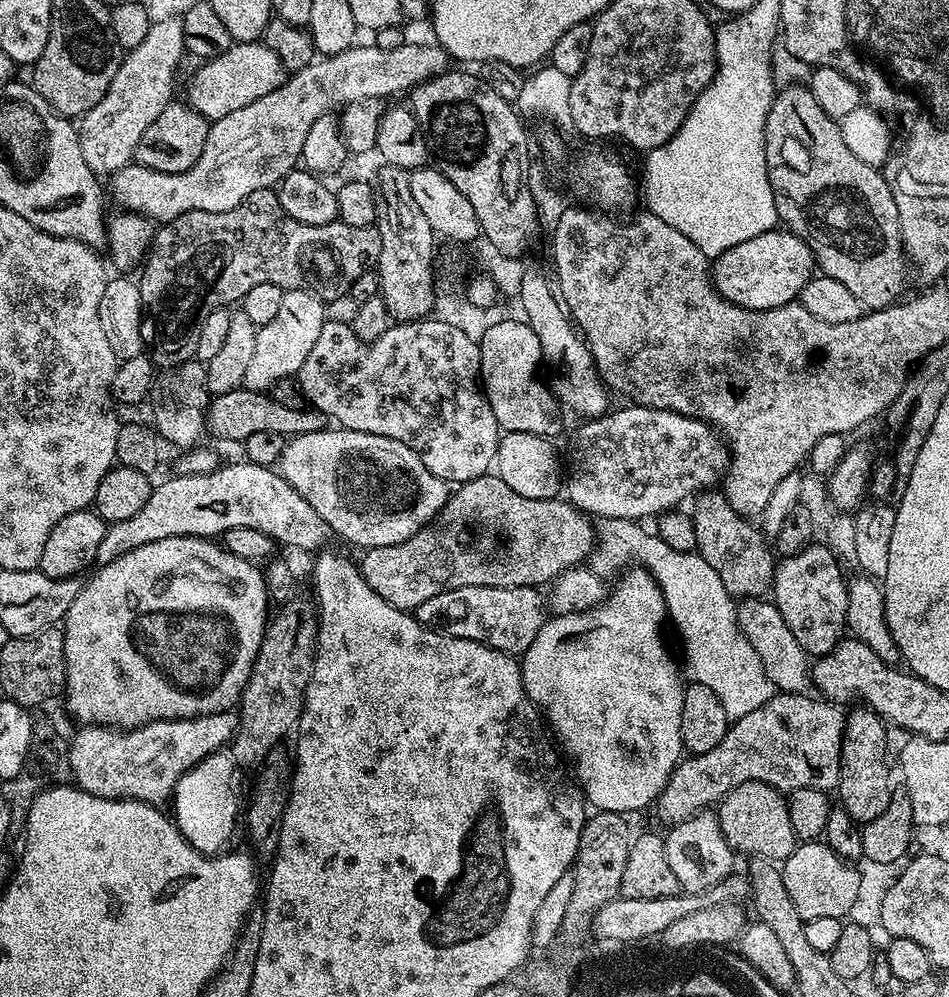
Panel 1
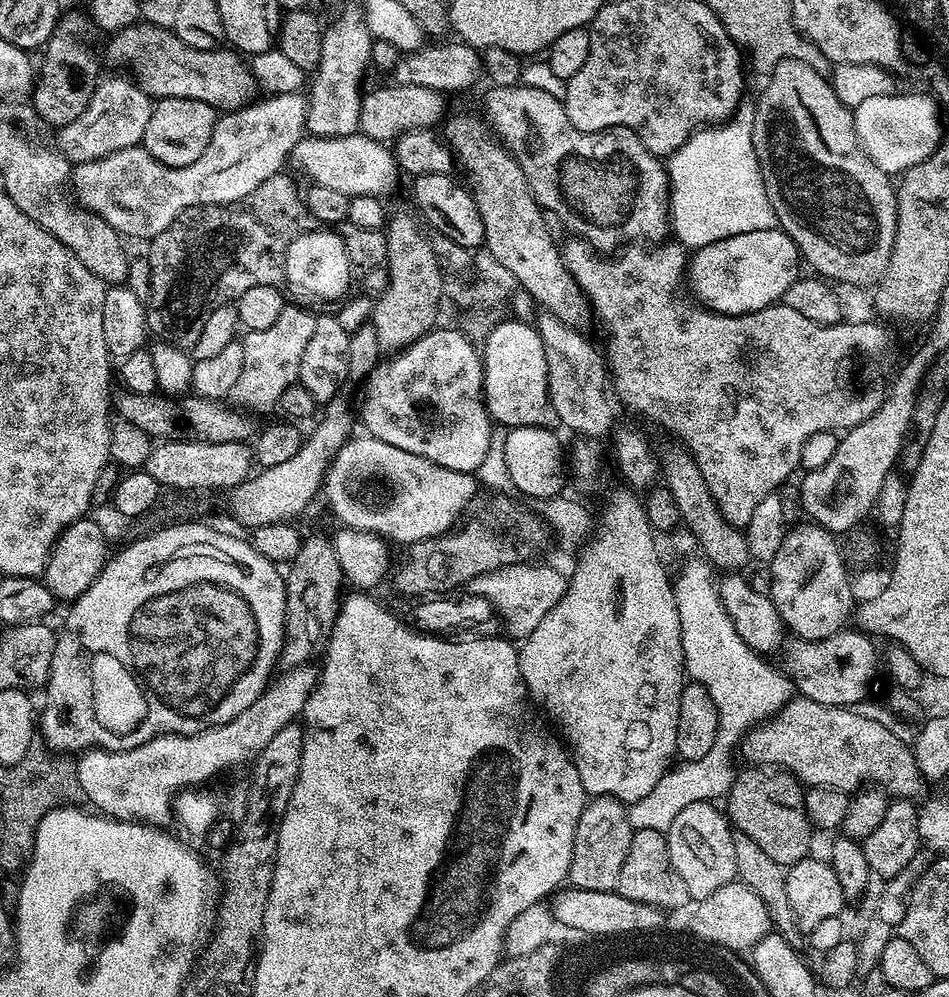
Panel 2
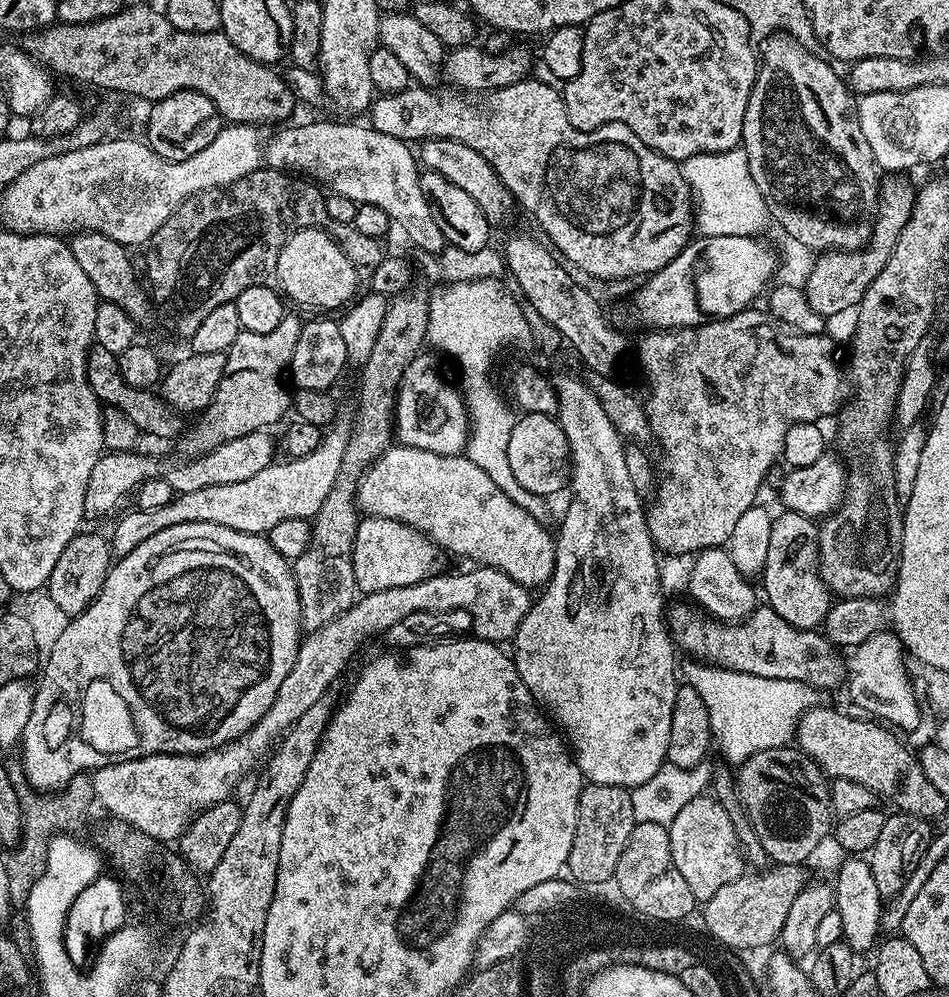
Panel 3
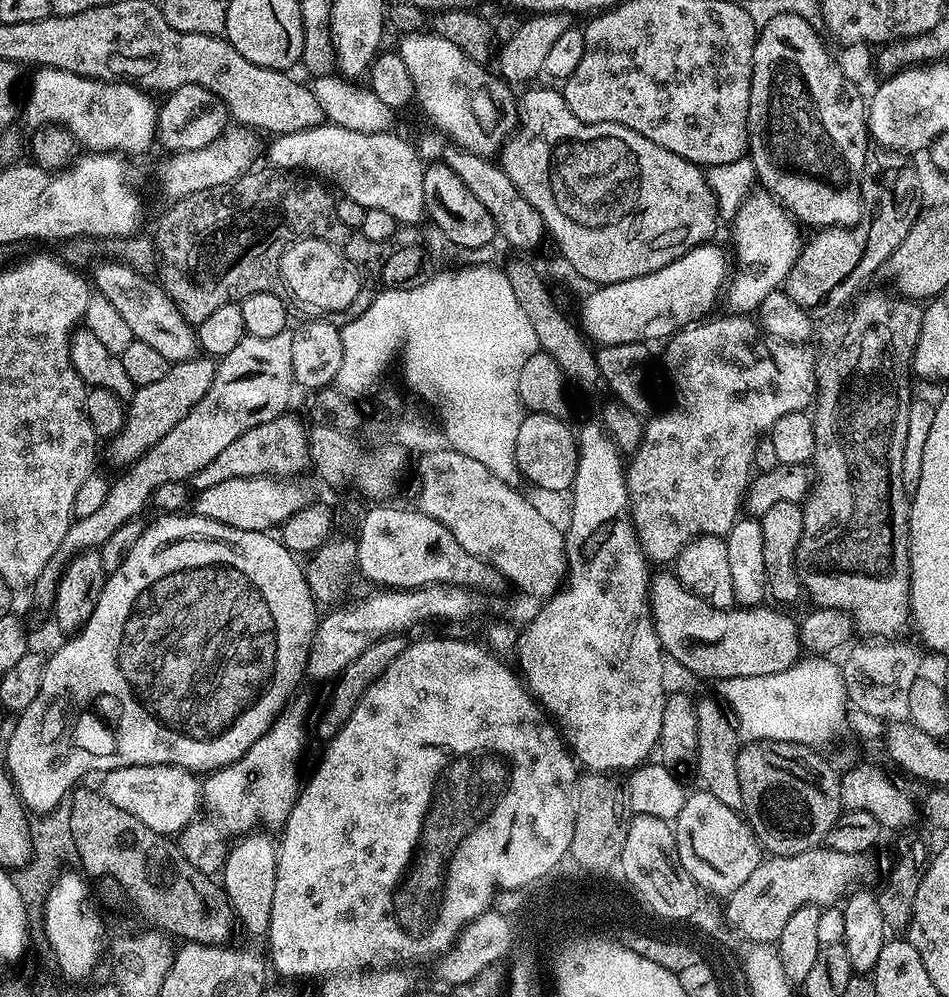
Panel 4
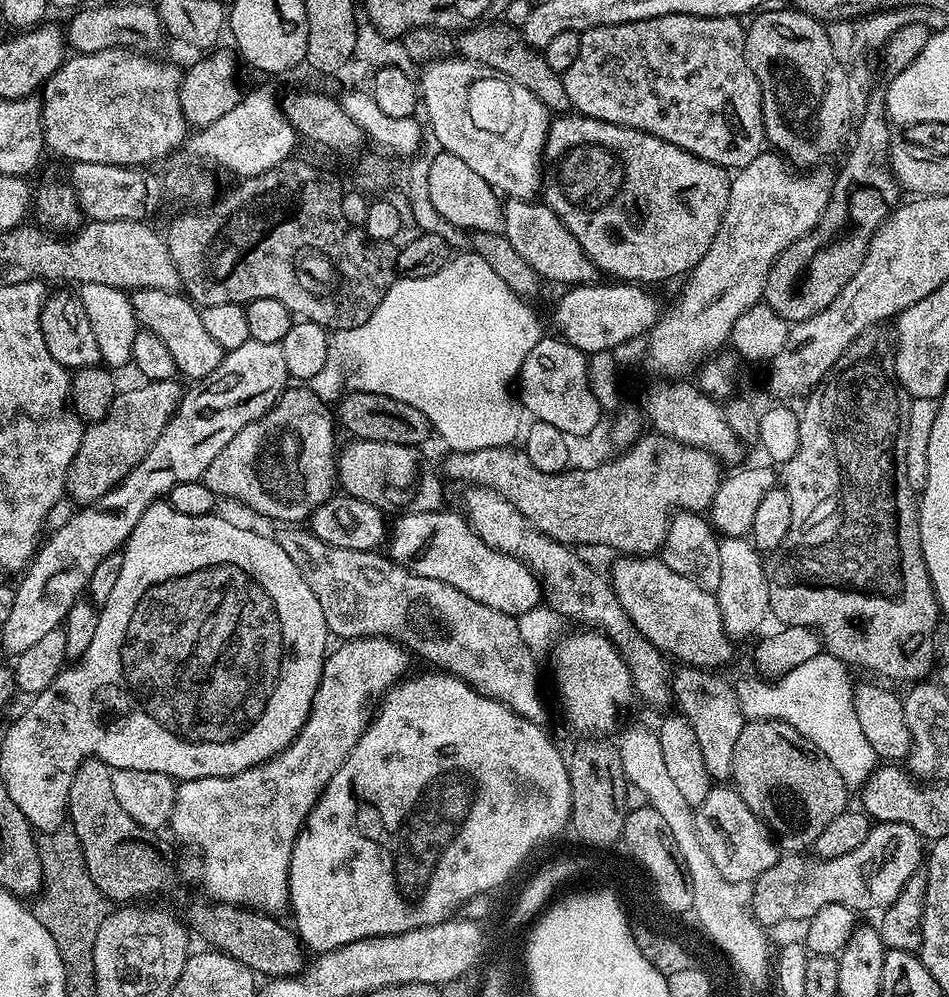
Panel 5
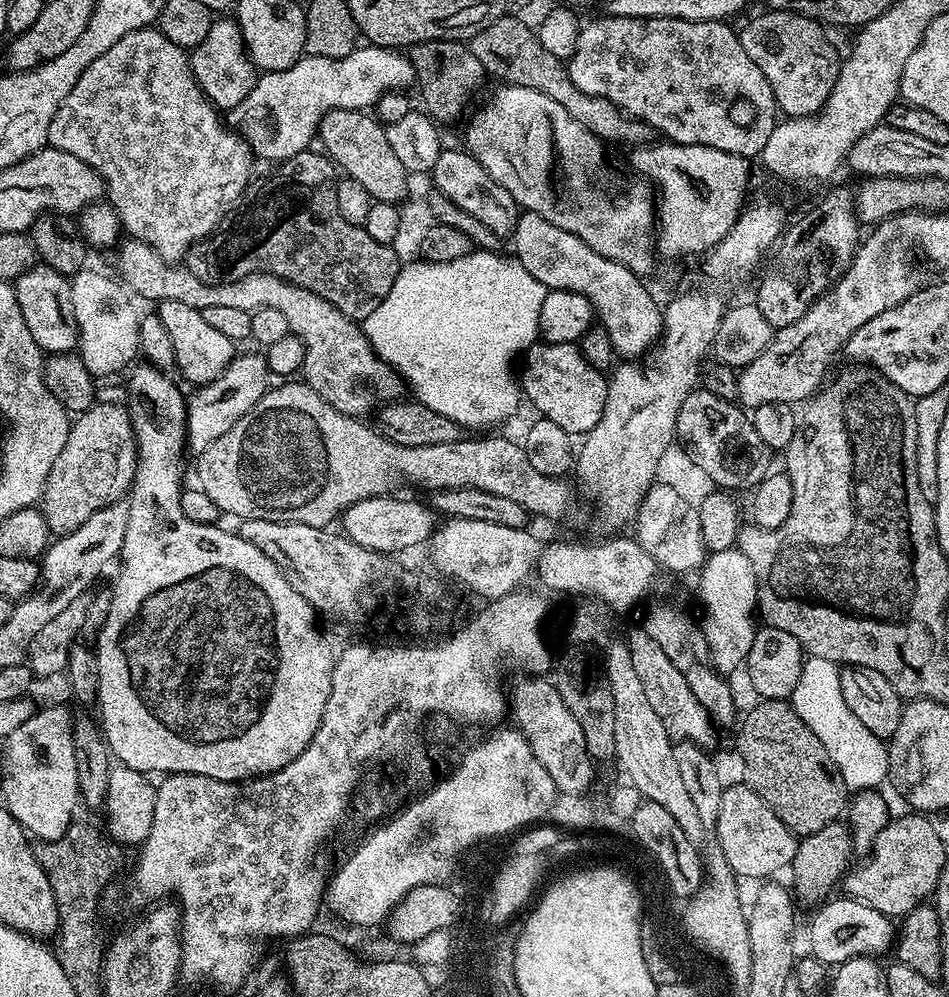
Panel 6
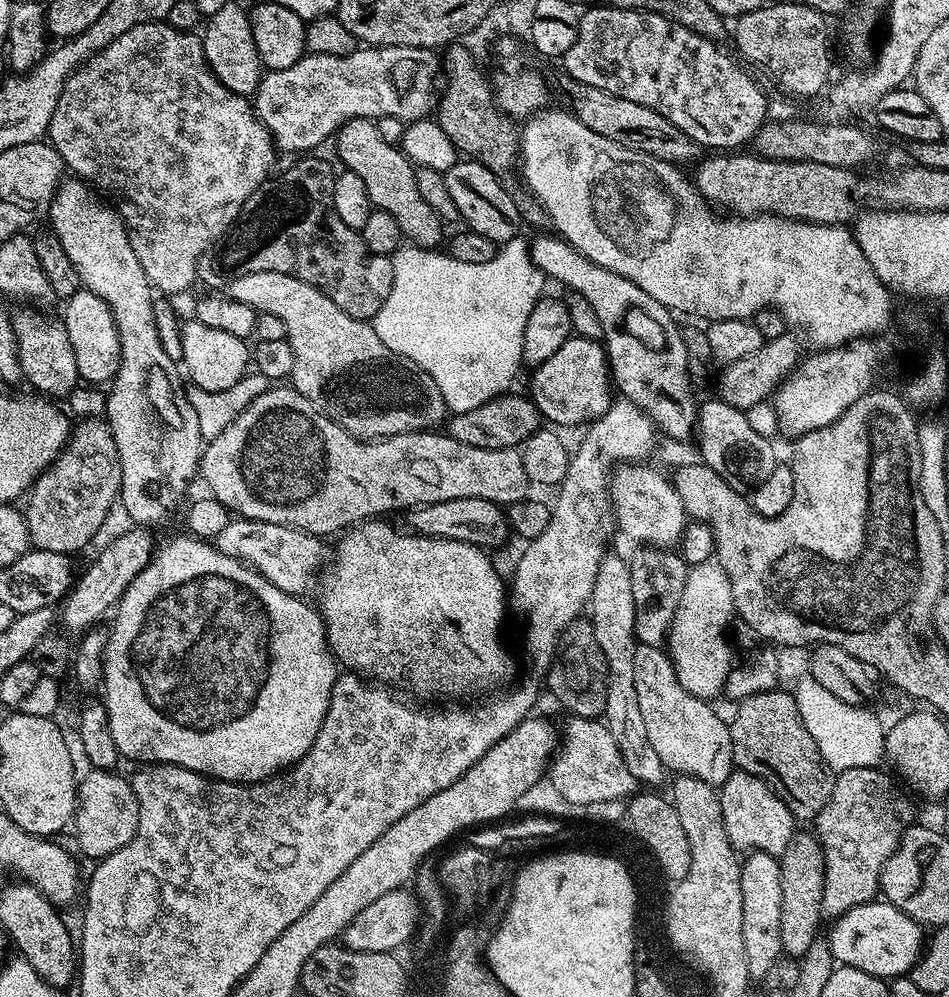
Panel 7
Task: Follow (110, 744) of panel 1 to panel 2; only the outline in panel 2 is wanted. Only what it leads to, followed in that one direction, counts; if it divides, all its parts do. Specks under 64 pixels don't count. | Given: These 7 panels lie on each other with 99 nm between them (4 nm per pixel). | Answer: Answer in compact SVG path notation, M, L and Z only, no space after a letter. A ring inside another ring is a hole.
M297 664L295 668L287 669L283 674L264 689L262 695L251 704L238 718L226 722L221 728L207 728L197 736L155 736L150 742L125 752L105 752L102 748L94 748L83 753L81 760L75 761L76 777L84 791L84 799L93 809L113 820L126 820L151 824L153 826L168 826L174 820L174 801L182 790L195 789L204 786L207 780L215 778L219 772L227 768L236 768L239 764L247 765L282 730L282 726L293 723L303 713L304 704L309 694L316 687L317 673L311 672L308 664Z

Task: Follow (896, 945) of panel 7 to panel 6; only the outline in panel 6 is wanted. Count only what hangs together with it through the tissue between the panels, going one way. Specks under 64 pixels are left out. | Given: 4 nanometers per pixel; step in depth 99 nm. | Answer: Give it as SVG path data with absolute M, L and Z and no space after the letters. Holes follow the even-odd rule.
M829 899L813 911L816 913L808 928L808 940L812 943L811 955L817 956L826 966L839 966L856 956L879 957L879 952L884 952L887 948L889 951L893 947L894 924L889 917L861 900L836 899Z

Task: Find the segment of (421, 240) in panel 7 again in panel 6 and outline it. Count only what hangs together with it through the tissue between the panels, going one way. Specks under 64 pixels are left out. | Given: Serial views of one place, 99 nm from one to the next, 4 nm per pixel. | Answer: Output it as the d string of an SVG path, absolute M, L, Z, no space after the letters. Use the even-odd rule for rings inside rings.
M332 110L322 118L318 140L321 140L323 151L329 160L336 165L337 169L344 176L354 178L354 182L358 182L372 195L373 201L381 200L387 204L399 205L407 194L407 178L408 173L402 166L402 162L398 162L398 158L394 155L394 150L390 147L390 142L386 142L385 126L376 119L375 115L369 114L367 111L361 110Z

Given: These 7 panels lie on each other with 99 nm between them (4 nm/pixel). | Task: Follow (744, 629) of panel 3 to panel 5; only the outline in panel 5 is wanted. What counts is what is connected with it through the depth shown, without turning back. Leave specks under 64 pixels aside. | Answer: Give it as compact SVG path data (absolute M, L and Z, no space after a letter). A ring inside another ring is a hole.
M628 554L613 566L610 583L618 602L622 602L622 610L665 657L673 656L684 666L709 670L723 669L723 664L731 662L734 640L724 629L720 604L696 580L670 570L656 556Z

